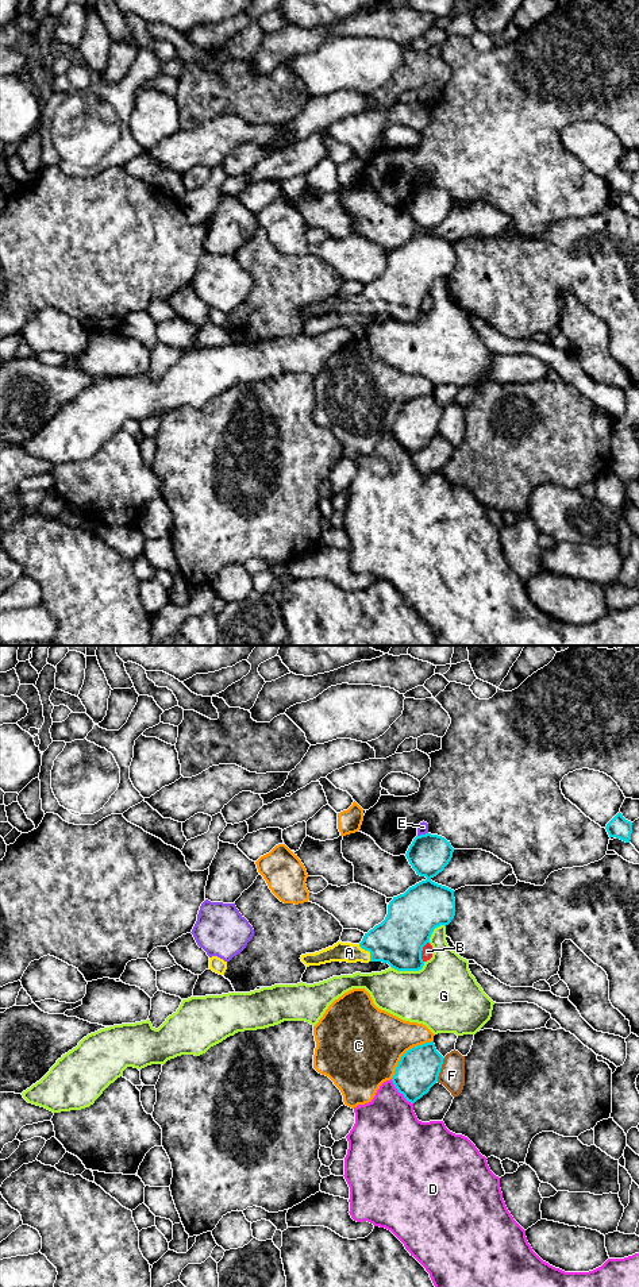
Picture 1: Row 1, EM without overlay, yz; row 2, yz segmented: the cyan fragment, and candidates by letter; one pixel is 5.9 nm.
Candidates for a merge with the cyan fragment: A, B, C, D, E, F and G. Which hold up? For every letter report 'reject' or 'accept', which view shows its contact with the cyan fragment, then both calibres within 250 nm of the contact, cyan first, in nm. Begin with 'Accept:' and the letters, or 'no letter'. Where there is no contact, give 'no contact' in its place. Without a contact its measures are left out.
Accept: A
A: accept; meets cyan in yz; 300 nm thick on the cyan side, 120 nm on the other
B: reject; meets cyan in yz; 300 nm thick on the cyan side, 70 nm on the other
C: reject; meets cyan in yz; 260 nm thick on the cyan side, 460 nm on the other
D: reject; meets cyan in yz; 260 nm thick on the cyan side, 400 nm on the other
E: reject; meets cyan in yz; 240 nm thick on the cyan side, 60 nm on the other
F: reject; meets cyan in yz; 260 nm thick on the cyan side, 150 nm on the other
G: reject; meets cyan in yz; 300 nm thick on the cyan side, 400 nm on the other

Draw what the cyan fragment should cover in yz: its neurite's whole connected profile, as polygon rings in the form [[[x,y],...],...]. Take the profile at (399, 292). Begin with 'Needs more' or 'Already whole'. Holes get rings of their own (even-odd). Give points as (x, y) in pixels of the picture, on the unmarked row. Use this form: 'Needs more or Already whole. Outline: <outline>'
Needs more. Outline: [[[431,185],[416,188],[405,208],[416,226],[427,231],[409,239],[404,246],[393,248],[388,257],[385,271],[365,285],[359,296],[338,293],[332,298],[319,304],[301,307],[301,313],[307,319],[331,313],[382,313],[397,323],[421,321],[424,317],[421,303],[423,298],[430,294],[434,281],[440,277],[449,277],[455,267],[454,242],[431,232],[444,221],[453,209],[453,204],[454,200],[450,193],[442,188]]]

